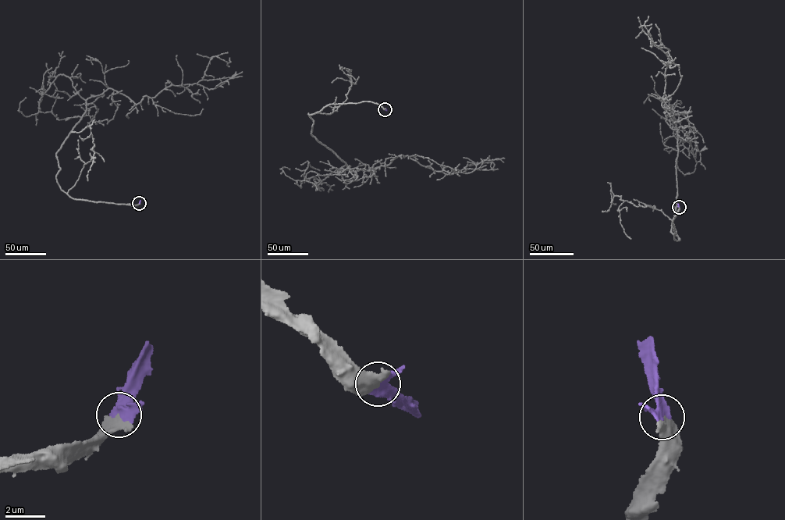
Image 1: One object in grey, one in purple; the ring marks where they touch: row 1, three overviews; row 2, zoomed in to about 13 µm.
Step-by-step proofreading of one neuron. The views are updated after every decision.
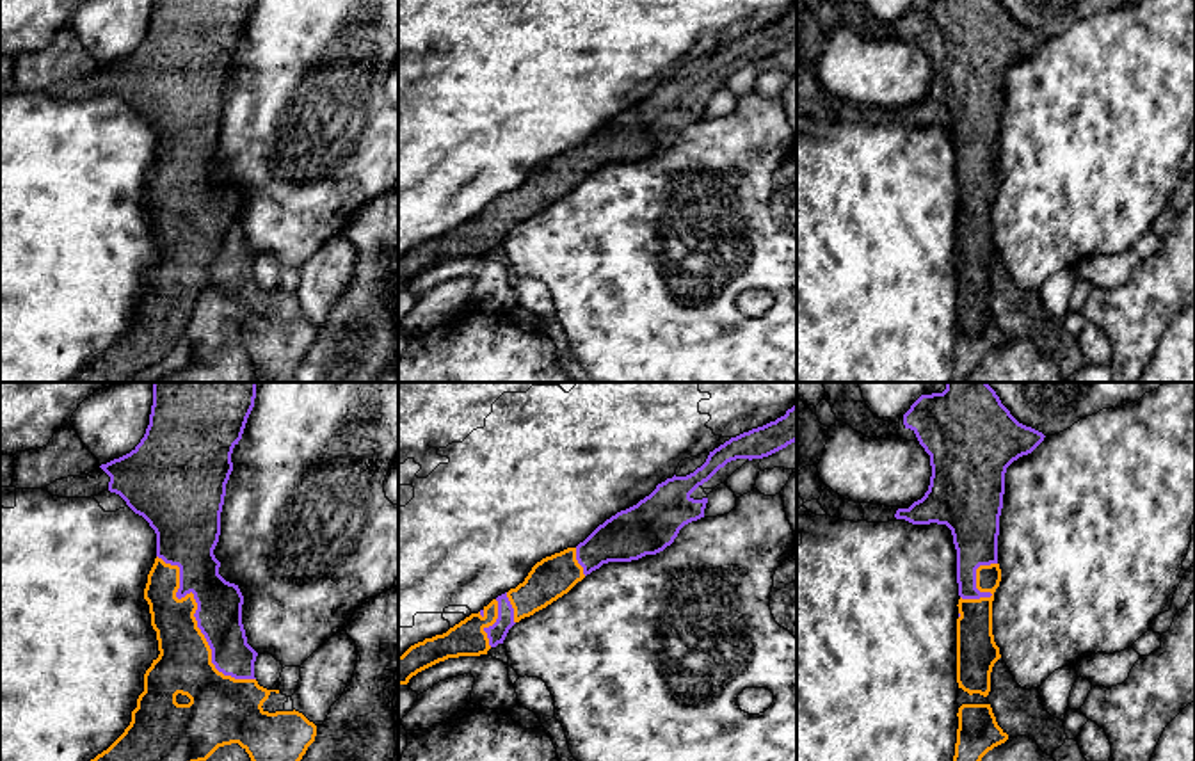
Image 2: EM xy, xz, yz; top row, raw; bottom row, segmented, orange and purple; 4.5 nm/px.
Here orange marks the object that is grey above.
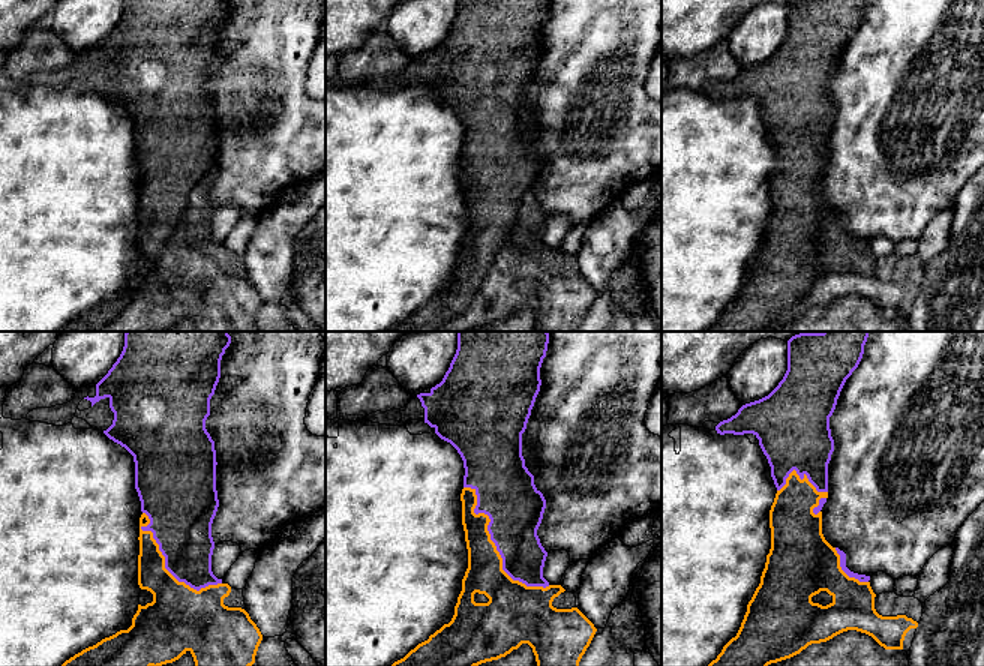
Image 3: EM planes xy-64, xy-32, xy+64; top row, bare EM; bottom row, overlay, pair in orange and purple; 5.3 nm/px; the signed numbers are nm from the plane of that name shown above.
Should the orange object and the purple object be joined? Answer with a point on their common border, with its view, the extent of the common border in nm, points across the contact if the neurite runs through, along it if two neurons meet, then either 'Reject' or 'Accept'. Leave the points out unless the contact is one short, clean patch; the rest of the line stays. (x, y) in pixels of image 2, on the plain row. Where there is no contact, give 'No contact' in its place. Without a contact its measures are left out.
Touches orange at xy (194, 219). Shared border 700 nm. Accept

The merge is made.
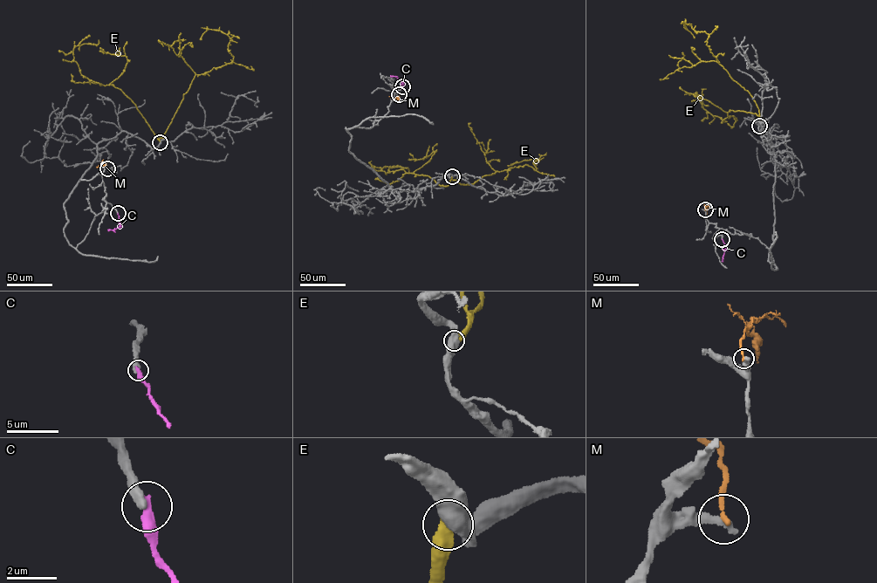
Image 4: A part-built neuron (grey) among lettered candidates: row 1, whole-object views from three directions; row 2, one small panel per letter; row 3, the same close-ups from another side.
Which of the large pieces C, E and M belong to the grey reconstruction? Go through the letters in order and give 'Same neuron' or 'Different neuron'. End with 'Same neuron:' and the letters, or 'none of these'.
C: Different neuron
E: Different neuron
M: Different neuron
Same neuron: none of these

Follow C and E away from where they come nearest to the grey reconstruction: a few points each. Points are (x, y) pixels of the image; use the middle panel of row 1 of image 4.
C: (402, 86), (403, 83), (390, 75)
E: (452, 176), (460, 184), (469, 184), (515, 167), (536, 169), (532, 163), (537, 161), (508, 165)

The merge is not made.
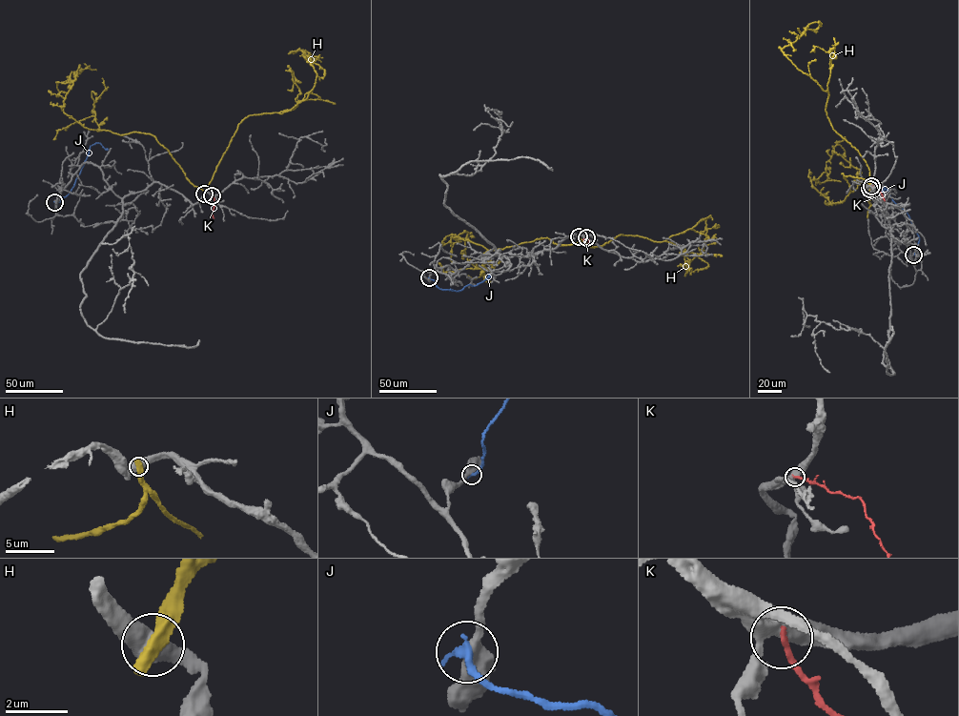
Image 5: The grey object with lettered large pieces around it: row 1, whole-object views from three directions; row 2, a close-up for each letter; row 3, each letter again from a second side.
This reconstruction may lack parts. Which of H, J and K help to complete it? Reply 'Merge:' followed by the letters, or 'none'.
Merge: none

